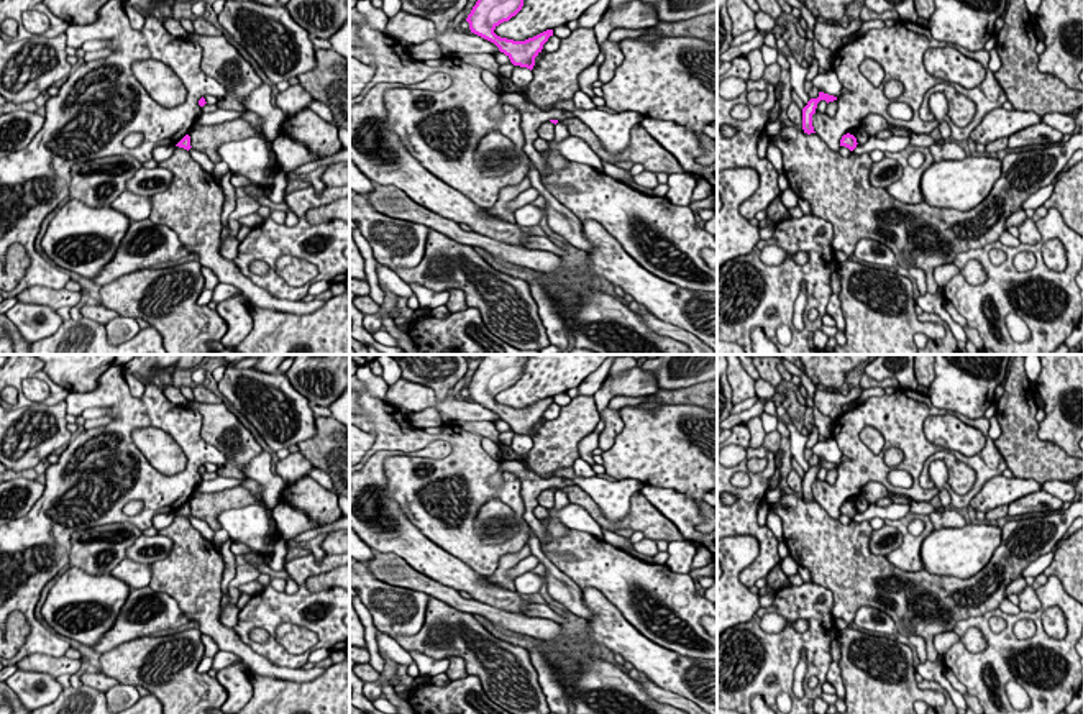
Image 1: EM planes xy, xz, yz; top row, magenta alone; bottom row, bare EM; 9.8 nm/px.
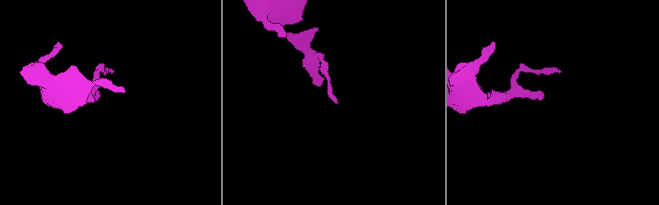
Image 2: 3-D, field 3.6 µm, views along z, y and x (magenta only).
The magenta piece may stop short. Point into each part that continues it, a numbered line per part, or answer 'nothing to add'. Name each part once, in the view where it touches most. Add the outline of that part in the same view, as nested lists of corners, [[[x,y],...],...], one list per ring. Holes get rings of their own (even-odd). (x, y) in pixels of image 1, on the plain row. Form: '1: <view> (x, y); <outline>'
nothing to add

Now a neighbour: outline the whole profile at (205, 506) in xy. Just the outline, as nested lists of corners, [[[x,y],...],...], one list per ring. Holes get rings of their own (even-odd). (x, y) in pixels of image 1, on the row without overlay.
[[[236,486],[231,489],[223,489],[220,492],[194,492],[190,496],[190,514],[208,524],[208,527],[217,532],[222,529],[218,522],[218,514],[235,507],[244,507],[249,504],[264,506],[261,499],[251,494],[246,487]]]

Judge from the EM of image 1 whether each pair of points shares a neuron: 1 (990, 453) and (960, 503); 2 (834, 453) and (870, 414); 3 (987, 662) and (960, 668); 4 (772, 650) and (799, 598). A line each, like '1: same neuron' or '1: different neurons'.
1: same neuron
2: different neurons
3: same neuron
4: same neuron

